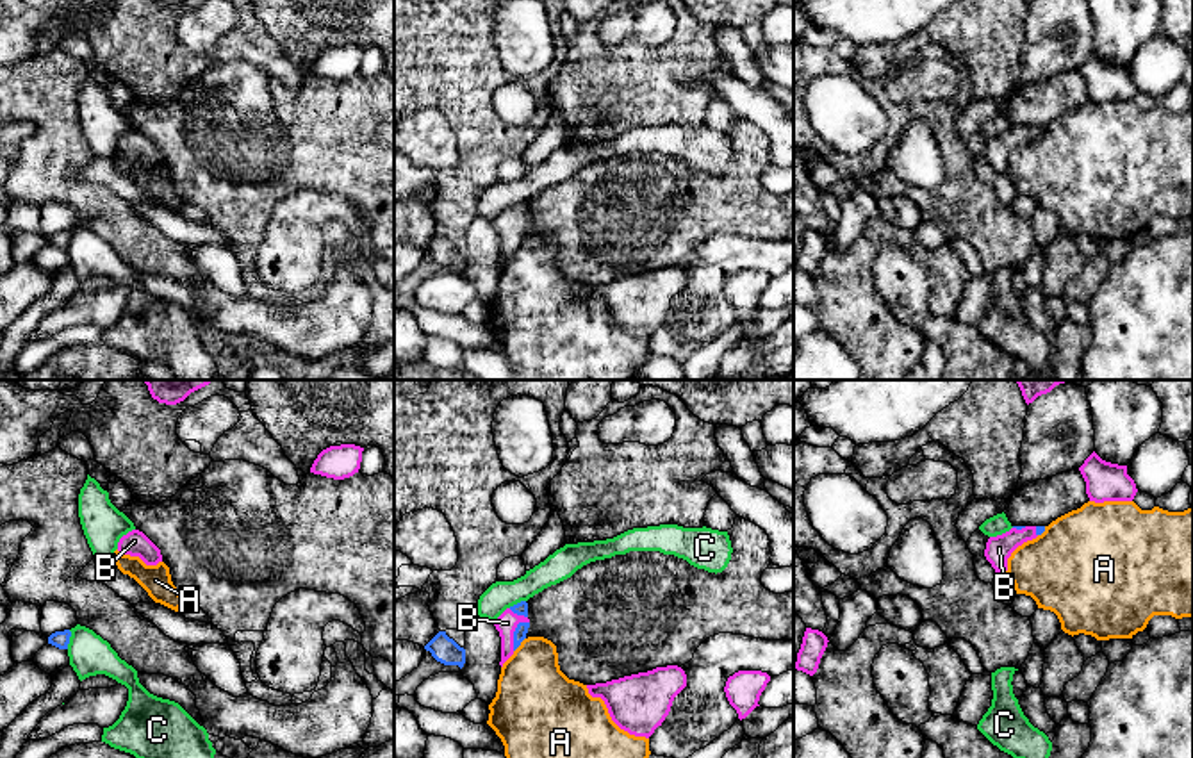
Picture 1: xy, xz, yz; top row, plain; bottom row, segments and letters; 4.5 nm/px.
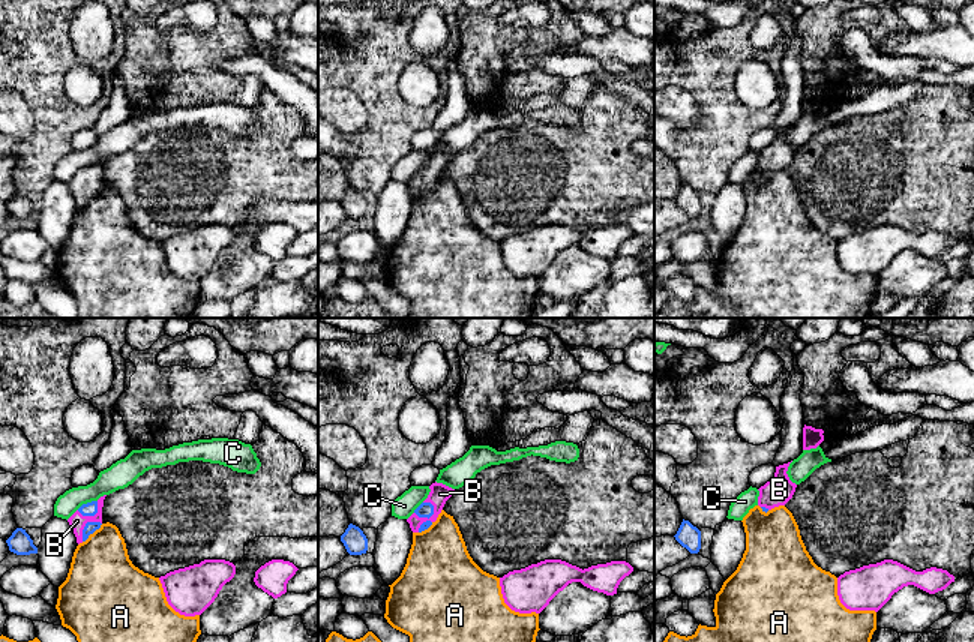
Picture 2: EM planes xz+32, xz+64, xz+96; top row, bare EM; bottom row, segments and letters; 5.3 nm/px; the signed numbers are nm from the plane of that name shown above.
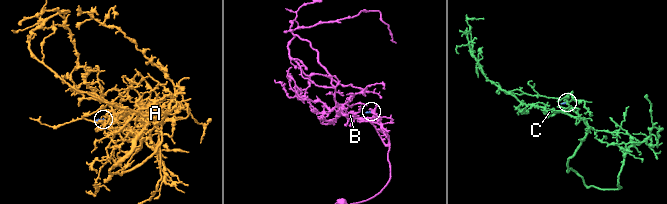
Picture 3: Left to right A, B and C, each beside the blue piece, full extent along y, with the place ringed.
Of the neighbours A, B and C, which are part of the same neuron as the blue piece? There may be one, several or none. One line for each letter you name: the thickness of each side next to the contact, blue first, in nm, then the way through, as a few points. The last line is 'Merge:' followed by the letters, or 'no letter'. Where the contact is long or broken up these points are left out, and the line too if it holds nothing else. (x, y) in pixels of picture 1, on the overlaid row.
B: 60/90 nm
Merge: B

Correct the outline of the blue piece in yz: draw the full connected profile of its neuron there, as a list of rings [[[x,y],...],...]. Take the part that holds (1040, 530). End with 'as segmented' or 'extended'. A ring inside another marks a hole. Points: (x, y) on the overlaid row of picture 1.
[[[1013,526],[1009,531],[990,537],[986,542],[984,556],[995,573],[1008,571],[1008,558],[1011,553],[1027,540],[1036,539],[1045,531],[1045,526]]] | extended

